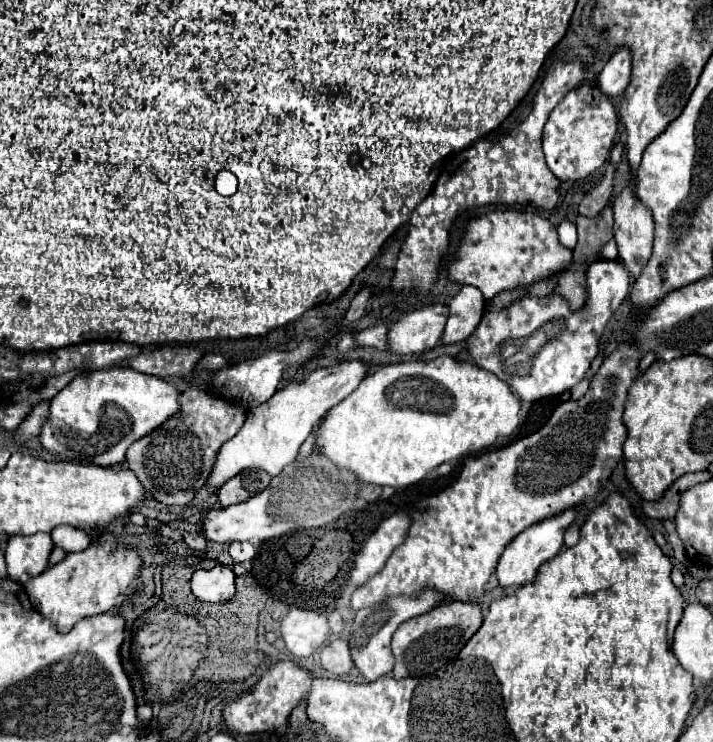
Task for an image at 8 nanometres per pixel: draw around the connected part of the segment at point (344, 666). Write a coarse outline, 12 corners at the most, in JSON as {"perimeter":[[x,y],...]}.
{"perimeter":[[333,638],[319,658],[337,676],[349,674],[353,662],[349,644]]}

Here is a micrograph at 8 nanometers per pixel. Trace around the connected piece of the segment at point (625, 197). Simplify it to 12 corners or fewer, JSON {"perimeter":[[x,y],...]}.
{"perimeter":[[625,188],[613,202],[619,260],[637,278],[653,246],[651,212]]}

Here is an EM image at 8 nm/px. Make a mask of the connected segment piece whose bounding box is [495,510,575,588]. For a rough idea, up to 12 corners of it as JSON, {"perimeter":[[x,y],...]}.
{"perimeter":[[575,512],[543,520],[507,544],[495,574],[501,588],[535,582],[563,548]]}

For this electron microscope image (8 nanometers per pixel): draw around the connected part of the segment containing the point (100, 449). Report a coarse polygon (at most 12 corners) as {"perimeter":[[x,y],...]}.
{"perimeter":[[133,368],[75,376],[41,444],[115,466],[179,414],[177,386]]}

